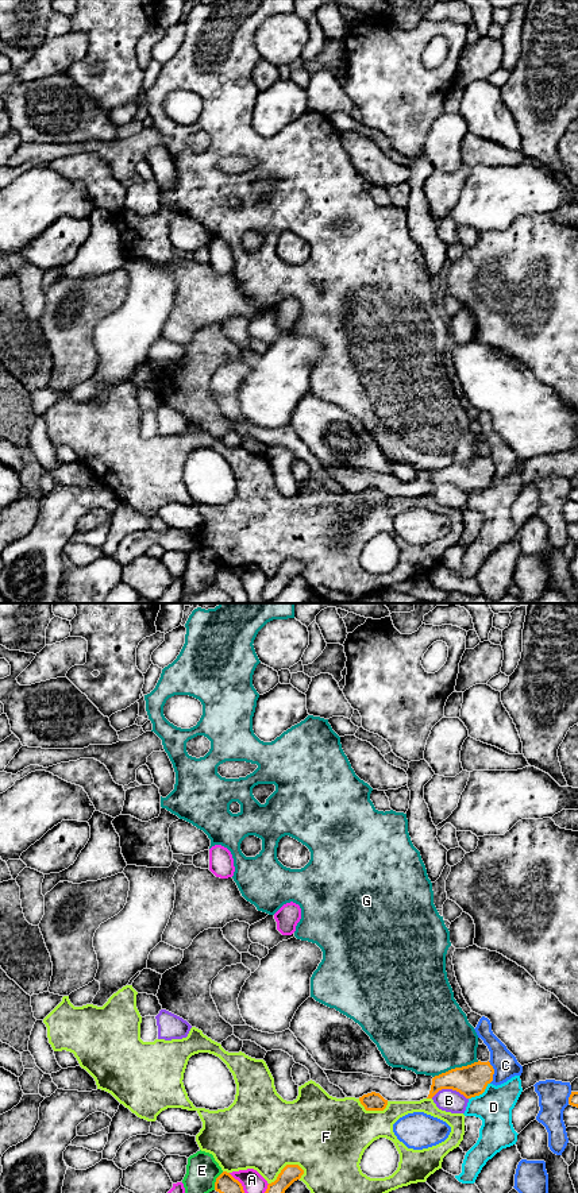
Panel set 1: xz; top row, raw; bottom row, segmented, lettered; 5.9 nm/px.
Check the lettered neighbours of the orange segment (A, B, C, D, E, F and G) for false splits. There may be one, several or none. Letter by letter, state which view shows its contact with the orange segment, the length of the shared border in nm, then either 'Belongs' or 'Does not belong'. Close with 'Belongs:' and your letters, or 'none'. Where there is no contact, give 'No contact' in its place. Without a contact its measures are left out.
A: Touches orange in xz. Shared border 240 nm. Does not belong
B: Touches orange in xz. Shared border 220 nm. Does not belong
C: Touches orange in xz. Shared border 140 nm. Does not belong
D: Touches orange in xz. Shared border 160 nm. Does not belong
E: Touches orange in xz. Shared border 130 nm. Does not belong
F: Touches orange in xz. Shared border 240 nm. Does not belong
G: Touches orange in xz. Shared border 280 nm. Does not belong
Belongs: none

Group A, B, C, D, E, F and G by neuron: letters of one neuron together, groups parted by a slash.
A / B / C / D / E / F / G

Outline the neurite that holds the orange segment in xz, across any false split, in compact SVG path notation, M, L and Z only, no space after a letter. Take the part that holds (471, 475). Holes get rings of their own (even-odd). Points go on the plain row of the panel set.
M474 457L467 462L455 463L432 474L427 494L432 494L442 484L452 484L466 494L479 491L493 476L494 464L490 457Z

